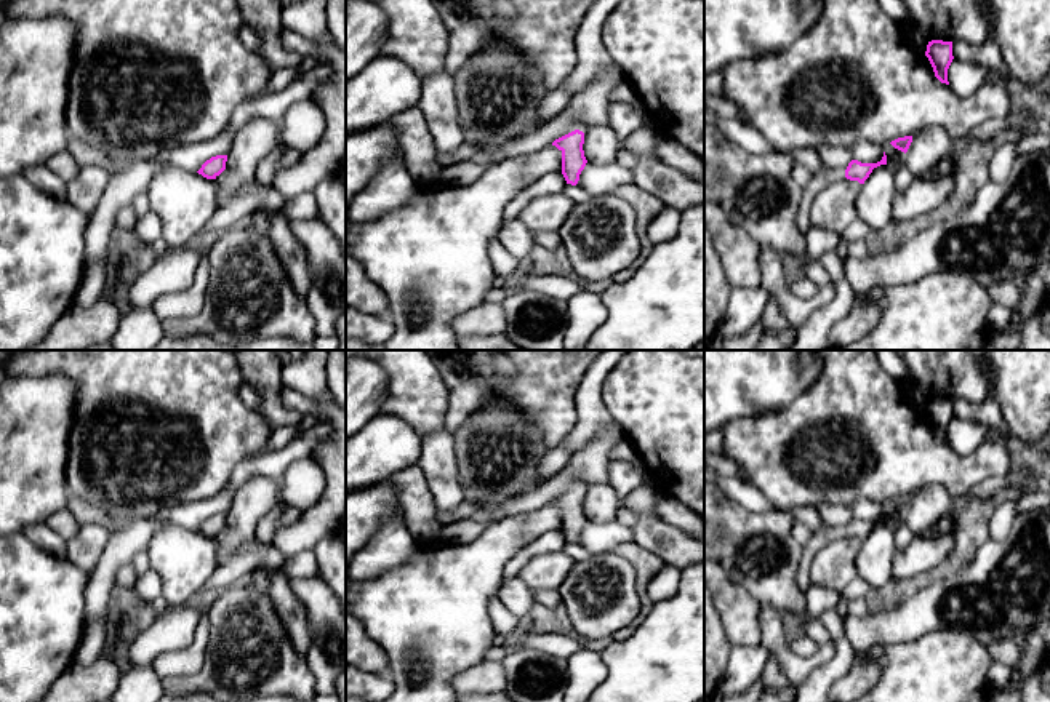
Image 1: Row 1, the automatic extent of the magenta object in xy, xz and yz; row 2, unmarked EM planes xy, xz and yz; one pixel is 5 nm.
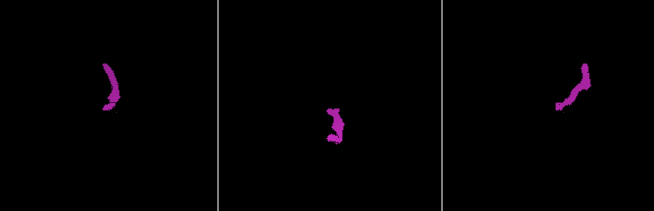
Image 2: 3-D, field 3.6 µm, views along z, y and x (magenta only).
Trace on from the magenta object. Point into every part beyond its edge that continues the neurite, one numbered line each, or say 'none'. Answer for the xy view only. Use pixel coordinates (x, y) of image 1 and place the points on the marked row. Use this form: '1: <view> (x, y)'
none

